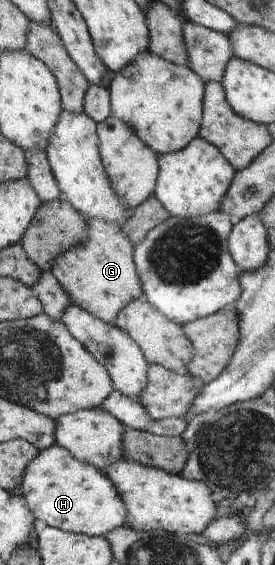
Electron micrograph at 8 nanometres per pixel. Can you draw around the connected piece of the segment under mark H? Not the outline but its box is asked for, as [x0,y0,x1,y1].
[19,445,127,536]

